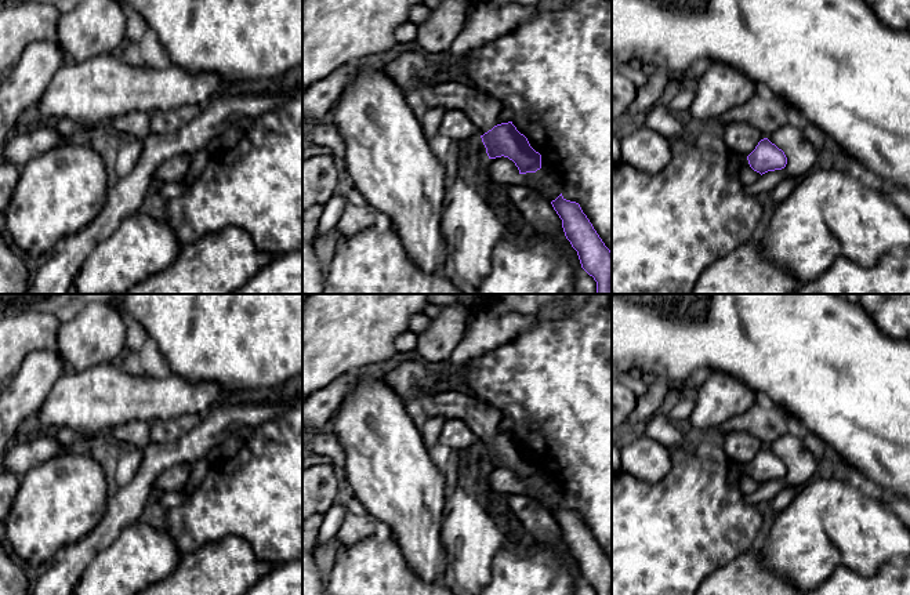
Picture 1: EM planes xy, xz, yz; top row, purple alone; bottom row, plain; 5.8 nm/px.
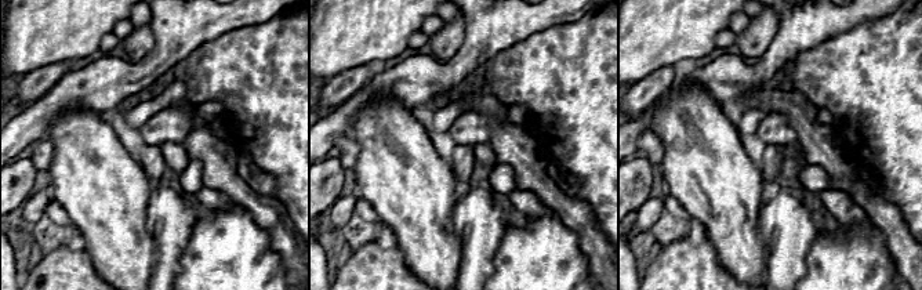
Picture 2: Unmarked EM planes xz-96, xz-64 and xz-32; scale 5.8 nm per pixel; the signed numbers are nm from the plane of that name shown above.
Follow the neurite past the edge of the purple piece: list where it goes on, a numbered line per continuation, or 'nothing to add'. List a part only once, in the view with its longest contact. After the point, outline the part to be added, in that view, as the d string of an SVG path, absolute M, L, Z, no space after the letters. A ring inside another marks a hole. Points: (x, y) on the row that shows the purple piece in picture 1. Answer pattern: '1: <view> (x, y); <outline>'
1: xz (483, 111); M436 80L418 86L417 97L428 108L446 108L464 112L483 135L497 126L503 104L490 94L458 83Z

